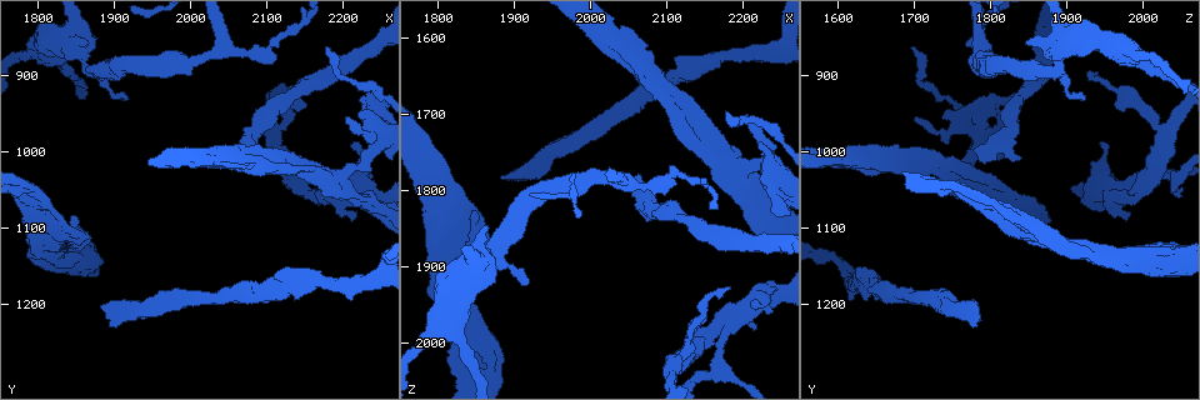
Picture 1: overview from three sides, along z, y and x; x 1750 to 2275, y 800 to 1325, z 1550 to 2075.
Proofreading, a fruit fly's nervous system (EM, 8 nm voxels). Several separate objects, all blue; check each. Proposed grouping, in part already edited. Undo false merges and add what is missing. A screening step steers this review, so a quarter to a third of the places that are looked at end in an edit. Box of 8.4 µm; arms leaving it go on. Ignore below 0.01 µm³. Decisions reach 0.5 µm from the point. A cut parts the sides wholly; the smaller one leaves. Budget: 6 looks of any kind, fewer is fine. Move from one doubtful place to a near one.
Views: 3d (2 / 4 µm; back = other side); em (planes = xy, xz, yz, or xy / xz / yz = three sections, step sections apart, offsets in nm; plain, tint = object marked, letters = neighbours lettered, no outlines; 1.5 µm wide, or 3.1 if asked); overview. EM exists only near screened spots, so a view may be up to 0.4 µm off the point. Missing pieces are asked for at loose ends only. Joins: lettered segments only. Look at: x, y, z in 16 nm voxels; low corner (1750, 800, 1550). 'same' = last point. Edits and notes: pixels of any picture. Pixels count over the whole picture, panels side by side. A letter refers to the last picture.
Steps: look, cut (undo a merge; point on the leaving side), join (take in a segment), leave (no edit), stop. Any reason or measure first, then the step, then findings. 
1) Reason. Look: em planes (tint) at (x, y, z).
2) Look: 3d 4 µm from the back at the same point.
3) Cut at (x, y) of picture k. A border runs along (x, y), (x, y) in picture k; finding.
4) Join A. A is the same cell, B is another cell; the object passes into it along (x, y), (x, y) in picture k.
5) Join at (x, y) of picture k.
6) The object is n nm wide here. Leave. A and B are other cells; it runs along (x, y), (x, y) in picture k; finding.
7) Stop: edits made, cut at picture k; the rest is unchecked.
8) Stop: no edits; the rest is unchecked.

Side arm on a straight run. Look: em xy step 8 (tint) at (2040, 860, 1785).

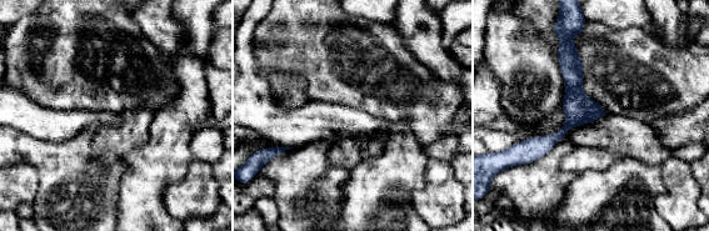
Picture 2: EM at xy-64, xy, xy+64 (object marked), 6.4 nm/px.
Another direction. Look: em planes (letters) at the same point.

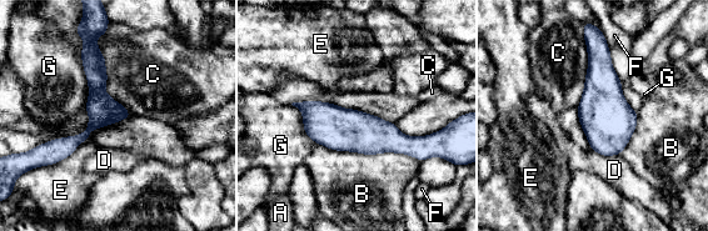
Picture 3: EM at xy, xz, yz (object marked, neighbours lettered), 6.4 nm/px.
Leave. A, B, C, D, E, F and G are other cells; it runs along (91, 45), (96, 120), (50, 161) in picture 3; continuous, no second cell.

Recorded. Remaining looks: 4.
Tapers out. Look: 3d 2 µm at (2240, 925, 1830).

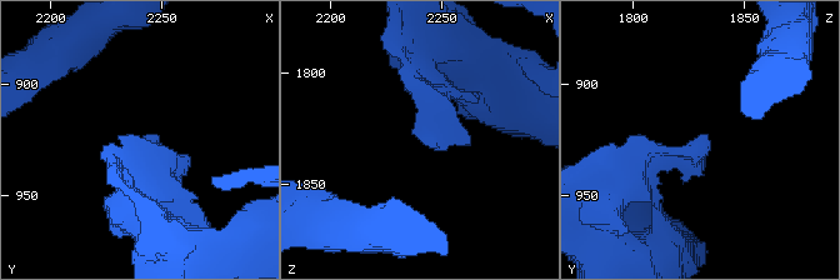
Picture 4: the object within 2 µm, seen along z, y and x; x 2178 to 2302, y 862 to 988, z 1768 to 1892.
Now the EM. Look: em yz step 4 (tint) at (2240, 924, 1830).

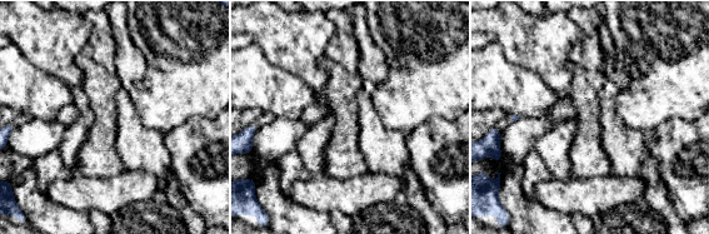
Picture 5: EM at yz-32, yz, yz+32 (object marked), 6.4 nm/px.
Another direction. Look: em planes (letters) at the same point.

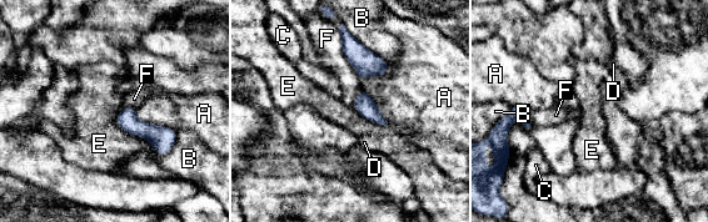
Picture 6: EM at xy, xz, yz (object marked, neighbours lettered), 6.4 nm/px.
Leave. A, B, C, D, E and F are other cells; no lettered segment goes on from it.

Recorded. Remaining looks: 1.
Stop: no edits; the rest is unchecked.

